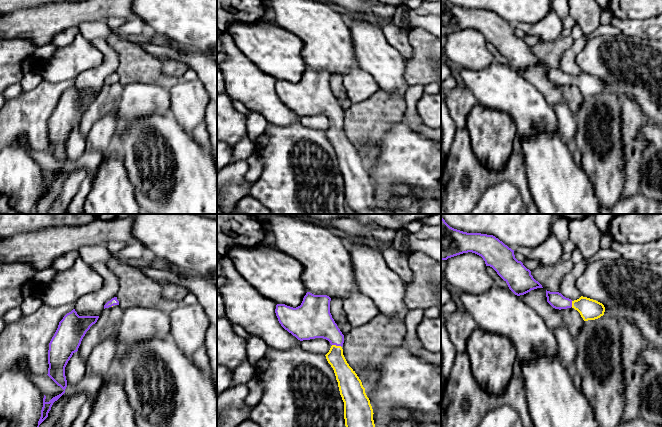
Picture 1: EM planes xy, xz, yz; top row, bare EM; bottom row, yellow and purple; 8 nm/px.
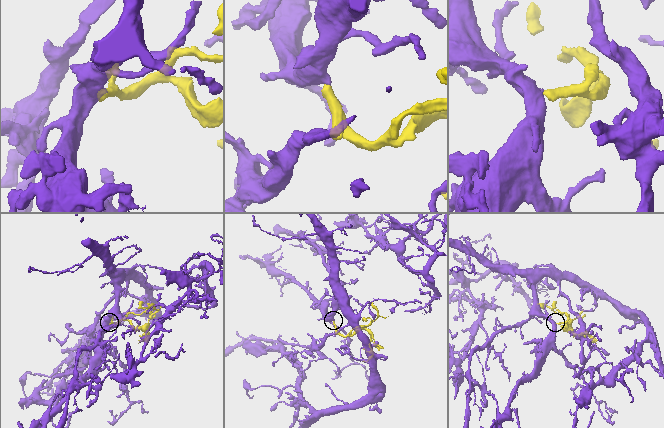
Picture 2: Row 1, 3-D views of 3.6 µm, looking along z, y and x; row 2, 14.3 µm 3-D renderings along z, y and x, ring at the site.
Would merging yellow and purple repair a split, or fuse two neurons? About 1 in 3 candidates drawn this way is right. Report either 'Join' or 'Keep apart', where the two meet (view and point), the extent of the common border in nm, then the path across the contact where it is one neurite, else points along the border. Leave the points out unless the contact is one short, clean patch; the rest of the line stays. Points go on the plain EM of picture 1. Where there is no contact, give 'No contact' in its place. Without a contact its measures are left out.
Join. Touches yellow at xz (337, 122). Shared border 80 nm. Path across: xz (345, 152), (337, 137), (337, 122), (317, 98)

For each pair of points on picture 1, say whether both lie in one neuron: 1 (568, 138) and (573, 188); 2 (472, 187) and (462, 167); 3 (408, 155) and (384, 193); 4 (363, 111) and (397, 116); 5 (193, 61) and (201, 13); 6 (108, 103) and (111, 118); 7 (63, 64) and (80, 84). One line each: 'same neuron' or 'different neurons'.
1: different neurons
2: same neuron
3: same neuron
4: same neuron
5: different neurons
6: different neurons
7: different neurons

